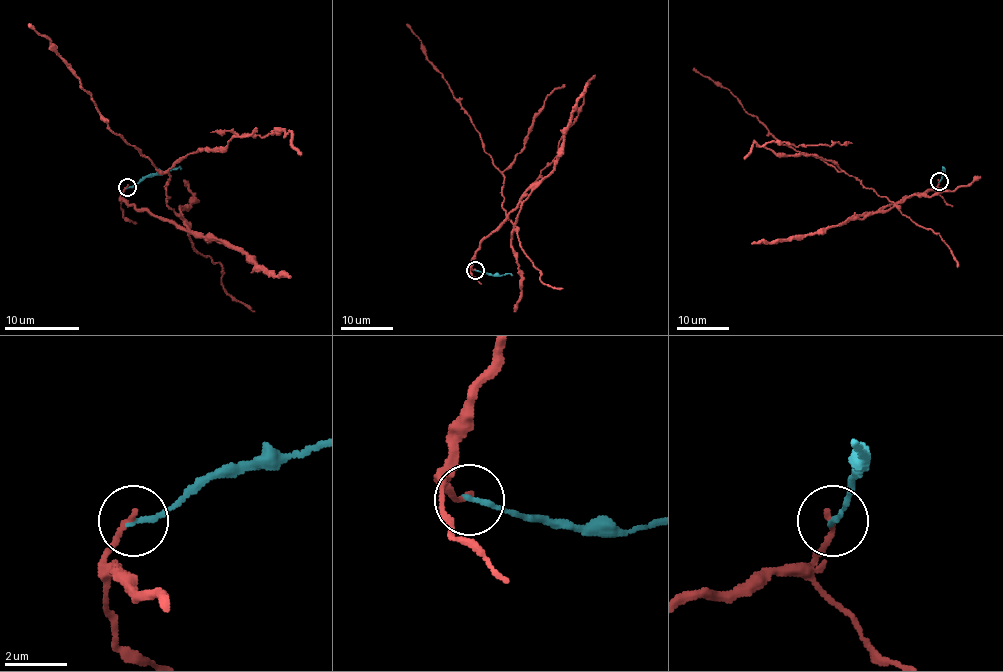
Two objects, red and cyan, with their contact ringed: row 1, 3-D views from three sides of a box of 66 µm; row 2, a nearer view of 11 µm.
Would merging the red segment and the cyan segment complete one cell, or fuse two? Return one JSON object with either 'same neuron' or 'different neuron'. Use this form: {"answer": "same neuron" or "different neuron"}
{"answer": "different neuron"}

